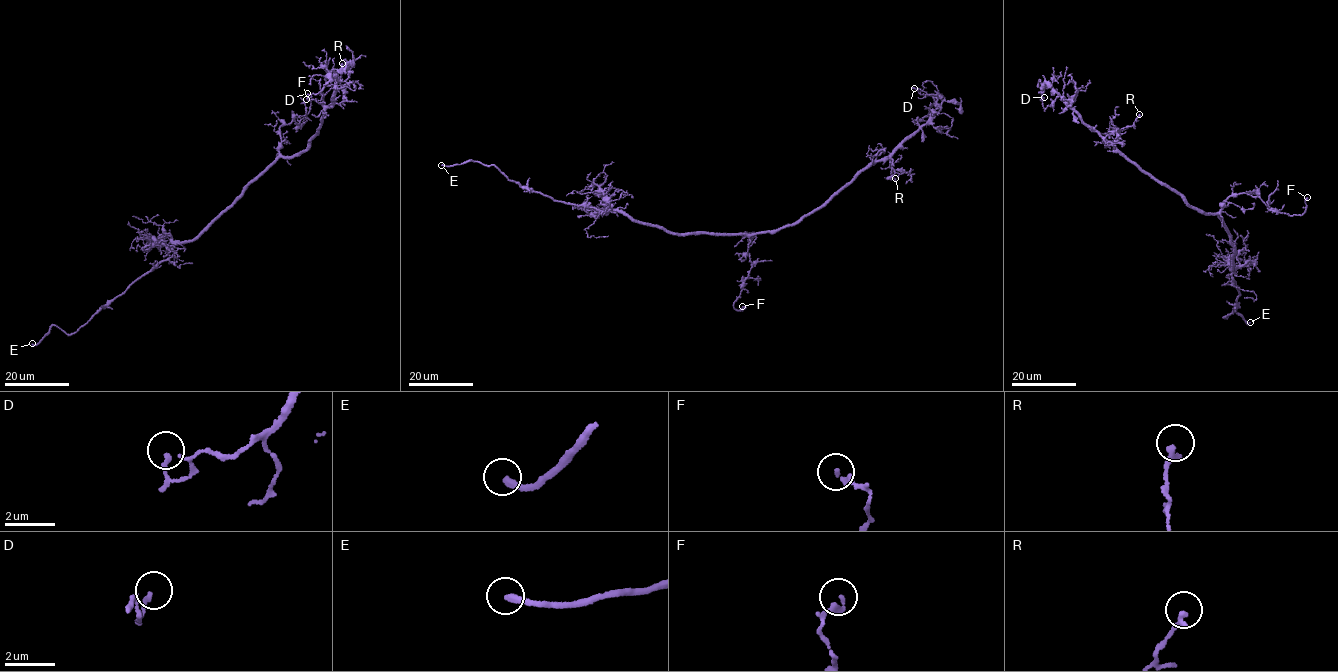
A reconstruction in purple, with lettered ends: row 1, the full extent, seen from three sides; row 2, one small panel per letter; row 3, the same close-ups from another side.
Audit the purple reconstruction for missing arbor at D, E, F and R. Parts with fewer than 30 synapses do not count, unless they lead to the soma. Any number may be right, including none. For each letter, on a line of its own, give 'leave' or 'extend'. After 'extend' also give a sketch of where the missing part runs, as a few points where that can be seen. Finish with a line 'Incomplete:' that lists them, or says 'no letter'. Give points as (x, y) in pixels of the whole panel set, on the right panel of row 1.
D: leave
E: extend
F: leave
R: leave
Incomplete: E

